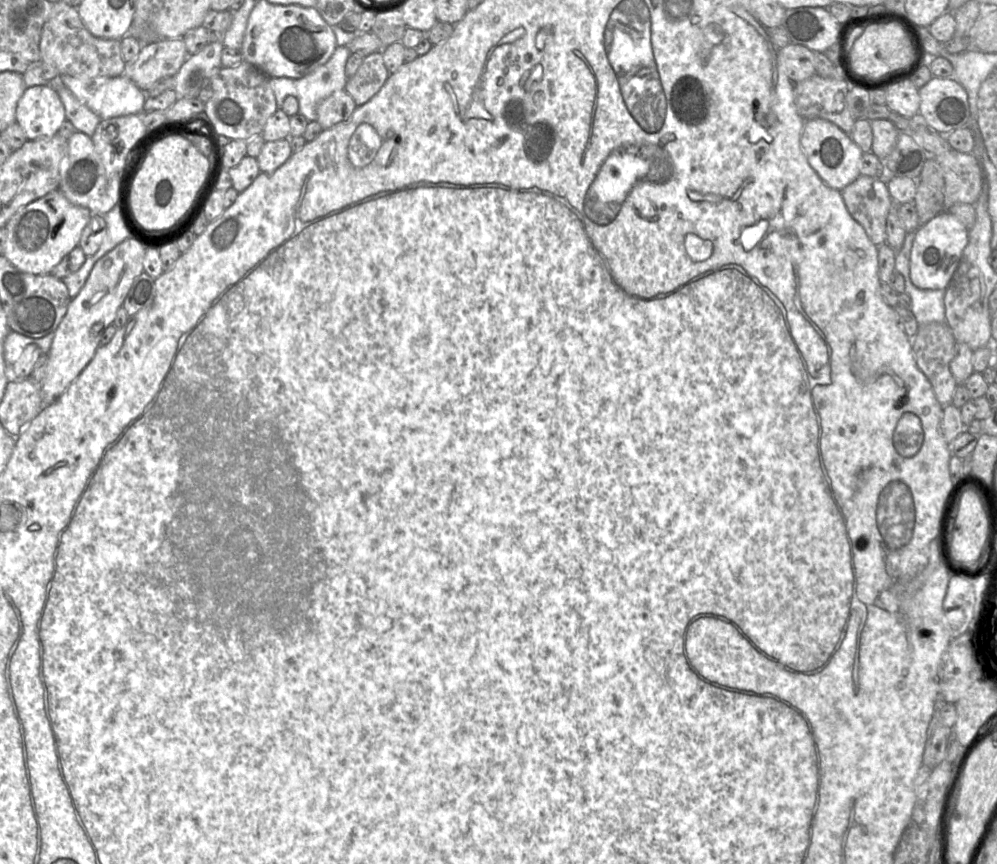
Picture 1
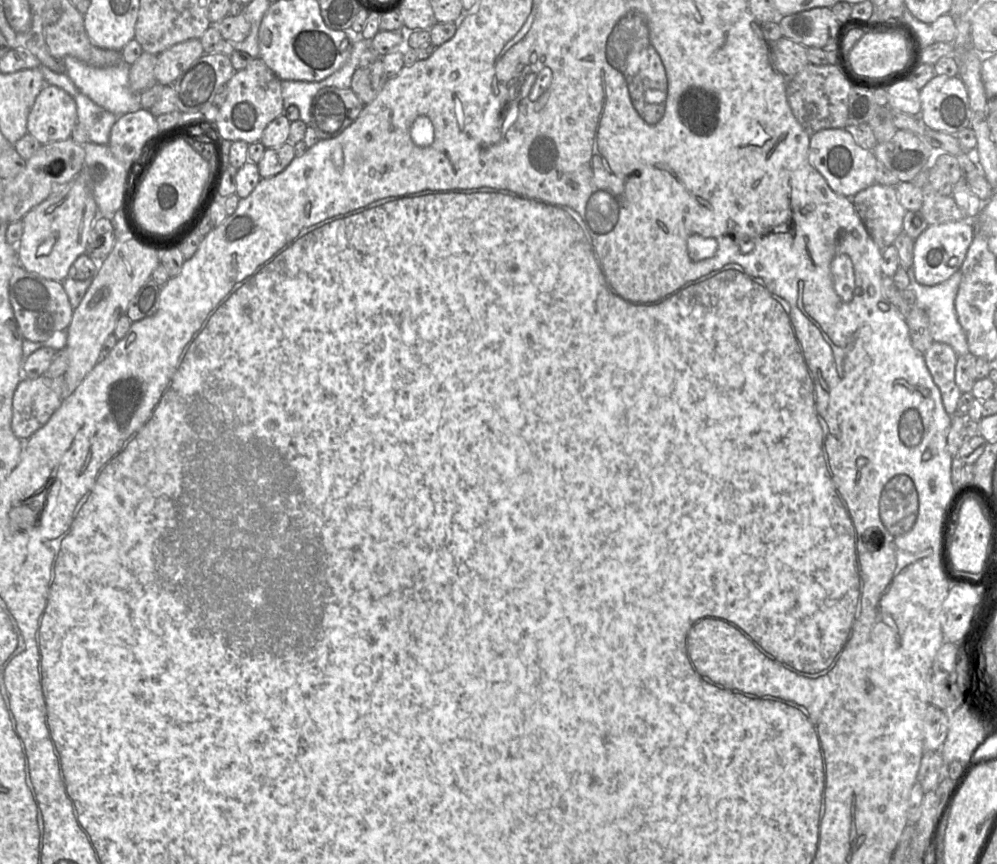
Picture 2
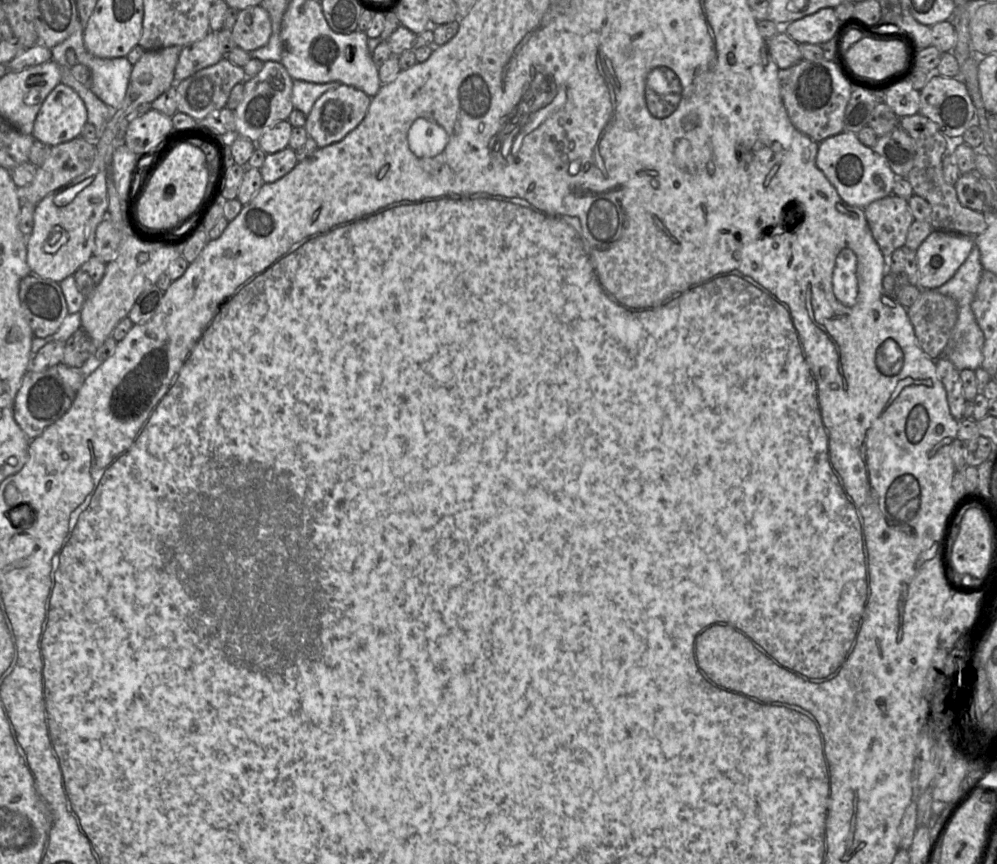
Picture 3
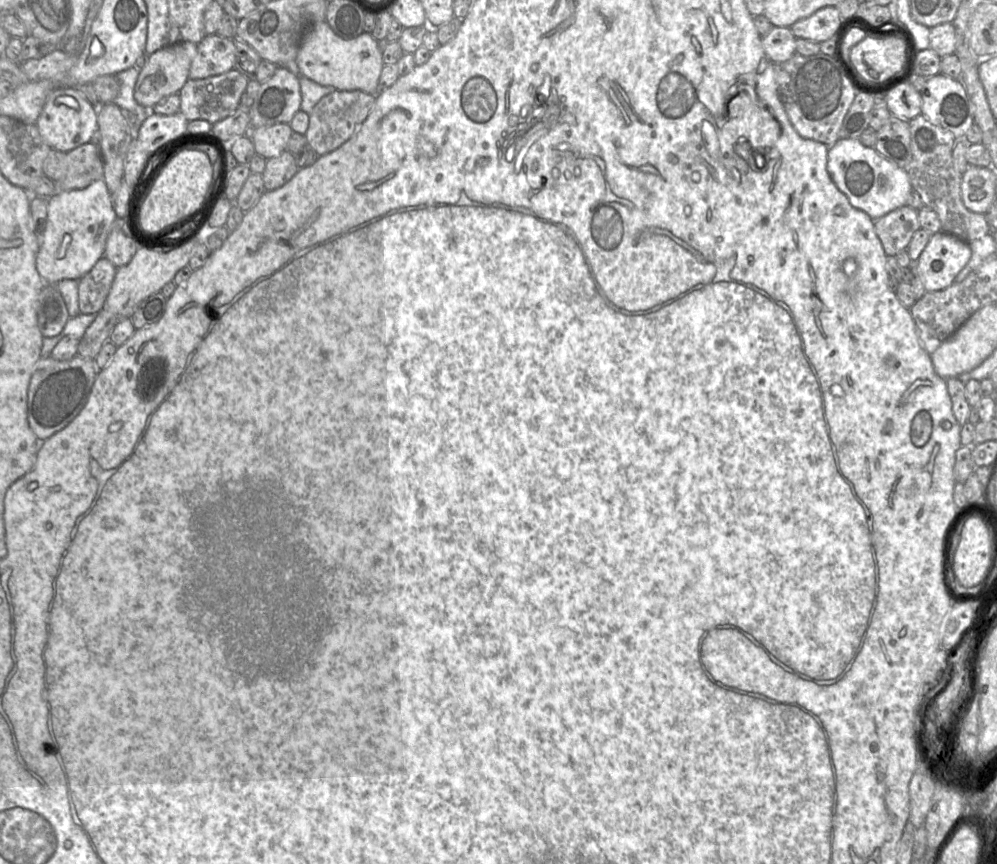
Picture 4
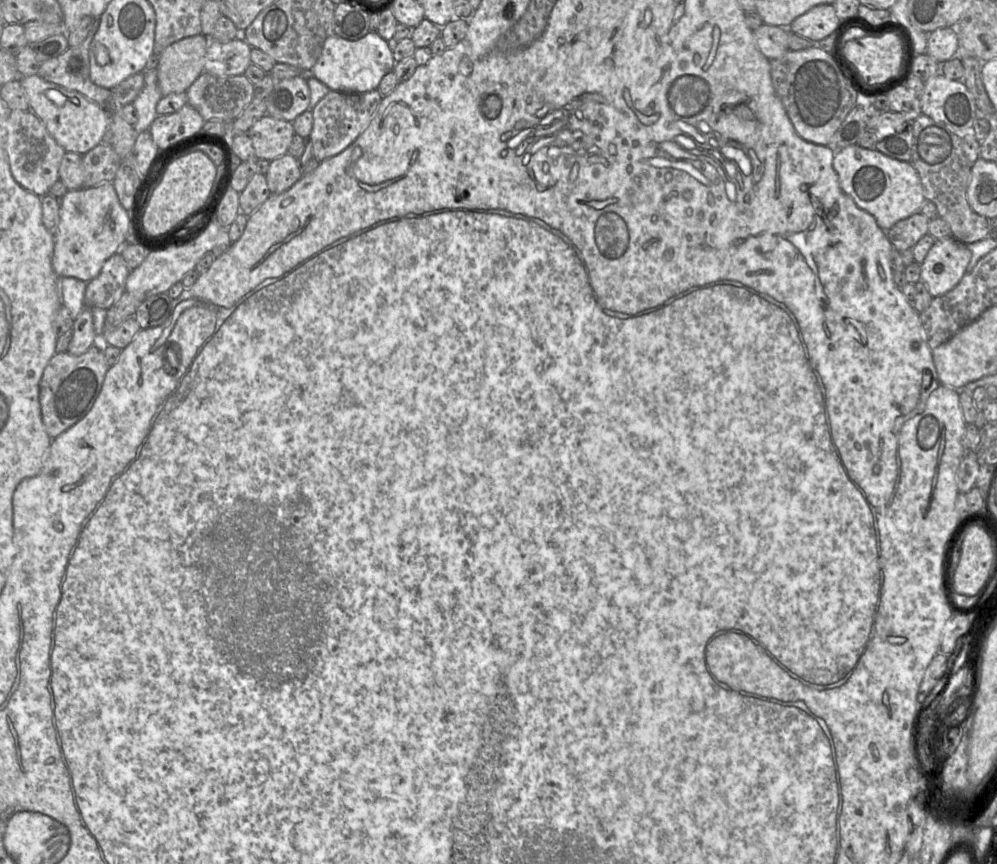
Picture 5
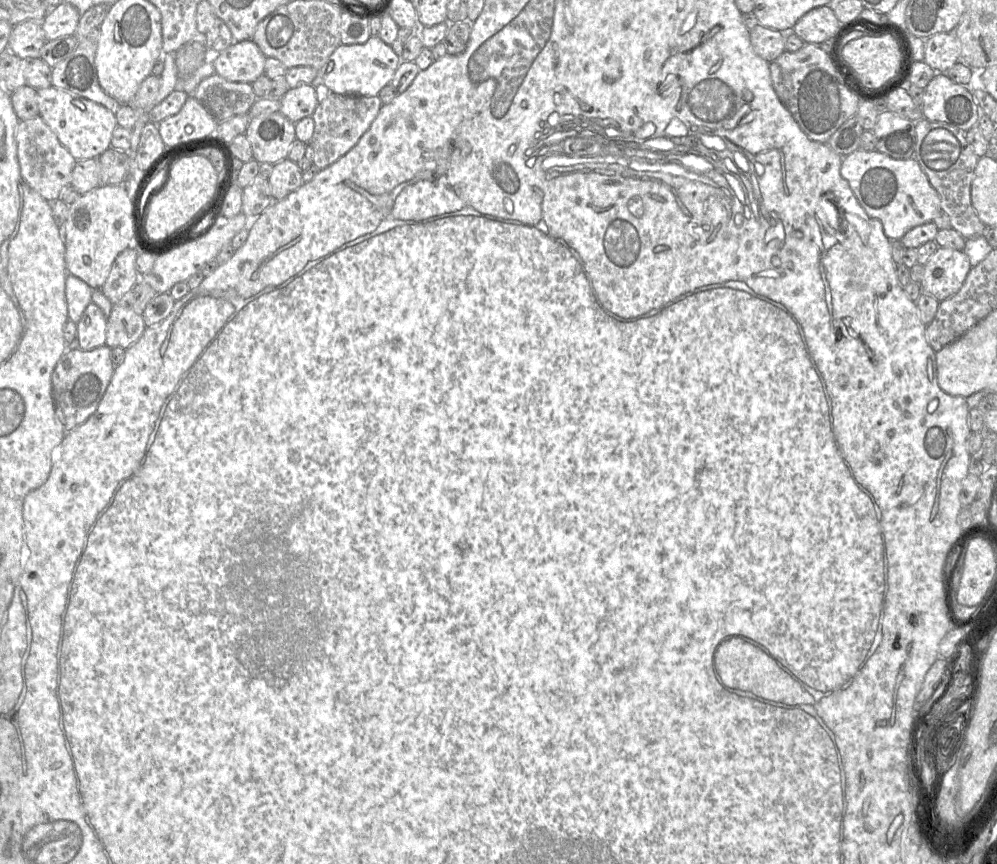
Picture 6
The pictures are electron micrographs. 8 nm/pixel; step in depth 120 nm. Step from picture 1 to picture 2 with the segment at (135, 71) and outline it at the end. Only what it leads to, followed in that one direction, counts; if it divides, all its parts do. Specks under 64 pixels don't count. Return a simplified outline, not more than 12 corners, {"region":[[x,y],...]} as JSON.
{"region":[[199,39],[158,55],[155,78],[172,85],[204,54]]}

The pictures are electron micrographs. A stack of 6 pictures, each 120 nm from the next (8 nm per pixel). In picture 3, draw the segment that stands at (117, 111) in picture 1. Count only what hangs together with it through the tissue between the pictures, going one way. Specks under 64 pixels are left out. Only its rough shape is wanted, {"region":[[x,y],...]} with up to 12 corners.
{"region":[[81,23],[51,49],[68,67],[72,49],[91,72],[90,90],[111,109],[120,108],[132,65],[126,57],[101,59],[85,48]]}

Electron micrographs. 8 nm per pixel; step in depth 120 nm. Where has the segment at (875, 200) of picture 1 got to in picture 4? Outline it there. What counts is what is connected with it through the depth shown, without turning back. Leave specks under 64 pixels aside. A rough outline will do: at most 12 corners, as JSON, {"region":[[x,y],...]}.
{"region":[[905,205],[873,220],[887,256],[907,250],[921,228]]}

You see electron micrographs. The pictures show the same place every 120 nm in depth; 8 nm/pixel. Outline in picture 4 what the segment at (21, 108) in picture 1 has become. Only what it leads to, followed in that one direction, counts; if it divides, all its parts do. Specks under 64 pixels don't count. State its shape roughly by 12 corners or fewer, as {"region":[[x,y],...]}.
{"region":[[75,87],[49,94],[35,125],[52,149],[90,142],[97,106]]}

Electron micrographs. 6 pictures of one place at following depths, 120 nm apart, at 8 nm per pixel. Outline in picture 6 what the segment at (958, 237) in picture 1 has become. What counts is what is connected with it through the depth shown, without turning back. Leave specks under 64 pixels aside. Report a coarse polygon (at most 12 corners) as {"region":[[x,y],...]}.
{"region":[[938,247],[924,266],[922,291],[943,301],[972,266],[962,250]]}

